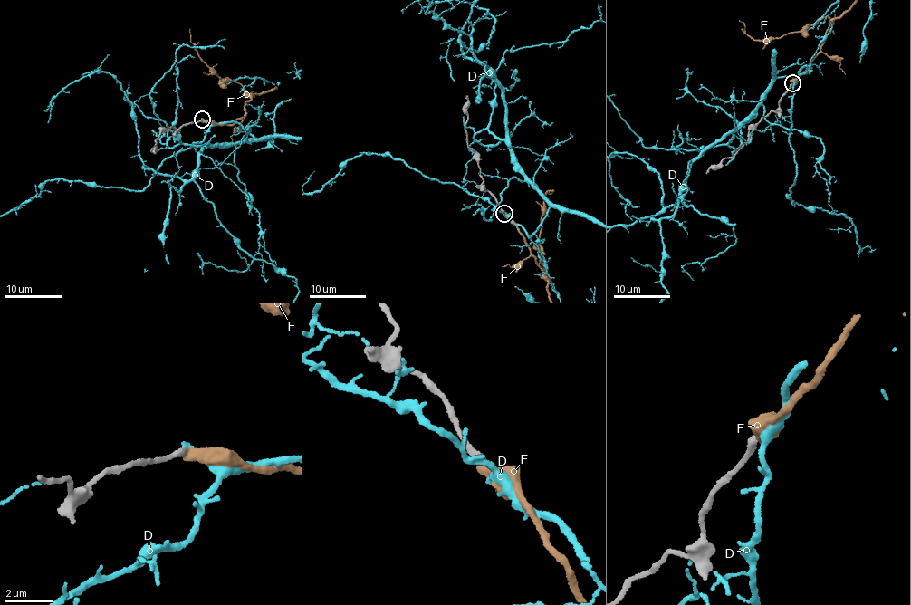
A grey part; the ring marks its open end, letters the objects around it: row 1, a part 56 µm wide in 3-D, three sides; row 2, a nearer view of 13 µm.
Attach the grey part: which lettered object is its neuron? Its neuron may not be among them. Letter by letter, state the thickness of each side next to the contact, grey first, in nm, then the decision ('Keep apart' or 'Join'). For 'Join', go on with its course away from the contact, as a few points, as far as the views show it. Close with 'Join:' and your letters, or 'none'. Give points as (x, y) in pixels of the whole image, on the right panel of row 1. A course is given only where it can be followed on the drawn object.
D: Thickness 280 nm (grey) against 180 nm. Keep apart
F: Thickness 280 nm (grey) against 440 nm. Keep apart
Join: none

